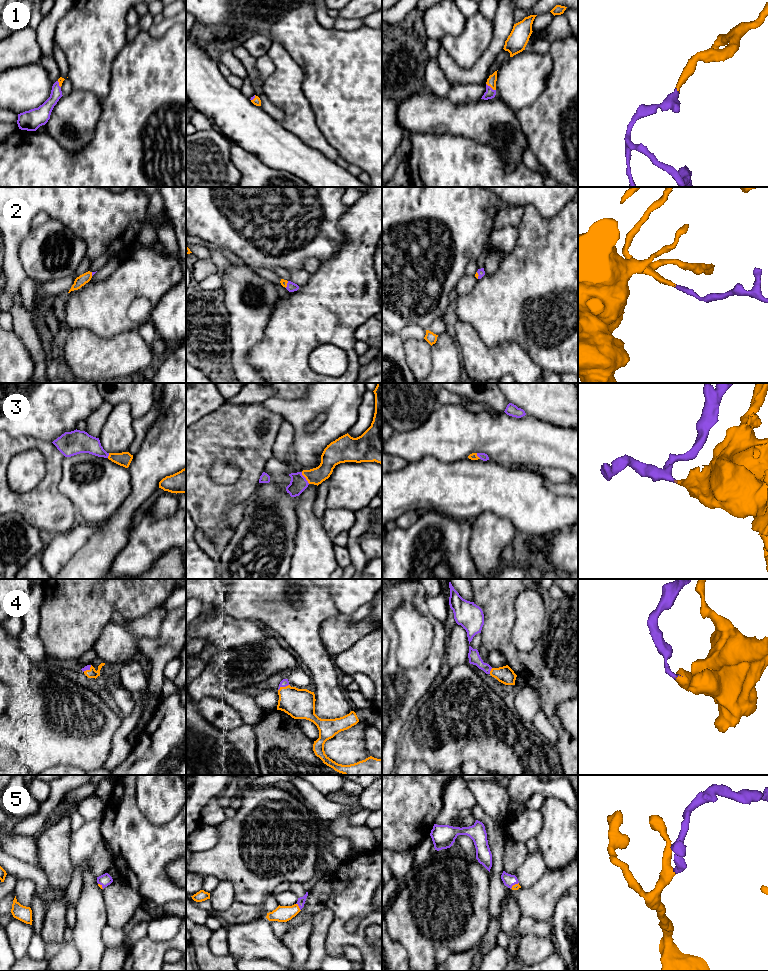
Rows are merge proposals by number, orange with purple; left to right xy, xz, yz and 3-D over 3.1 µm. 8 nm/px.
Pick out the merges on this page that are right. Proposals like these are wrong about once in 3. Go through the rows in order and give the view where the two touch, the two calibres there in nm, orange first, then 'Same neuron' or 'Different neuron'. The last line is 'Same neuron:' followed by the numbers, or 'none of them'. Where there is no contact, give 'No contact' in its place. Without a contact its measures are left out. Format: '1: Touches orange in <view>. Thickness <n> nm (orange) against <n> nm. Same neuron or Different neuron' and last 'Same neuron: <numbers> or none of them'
1: Touches orange in yz. Thickness 80 nm (orange) against 80 nm. Same neuron
2: Touches orange in xz. Thickness 50 nm (orange) against 80 nm. Same neuron
3: Touches orange in xz. Thickness 140 nm (orange) against 140 nm. Same neuron
4: Touches orange in xz. Thickness 240 nm (orange) against 60 nm. Same neuron
5: Touches orange in xz. Thickness 130 nm (orange) against 60 nm. Same neuron
Same neuron: 1, 2, 3, 4, 5

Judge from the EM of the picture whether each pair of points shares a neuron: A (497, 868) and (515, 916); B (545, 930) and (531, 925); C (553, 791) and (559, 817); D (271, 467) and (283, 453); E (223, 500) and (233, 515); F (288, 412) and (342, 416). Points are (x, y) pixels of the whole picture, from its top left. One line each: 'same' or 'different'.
A: different
B: same
C: different
D: different
E: different
F: same

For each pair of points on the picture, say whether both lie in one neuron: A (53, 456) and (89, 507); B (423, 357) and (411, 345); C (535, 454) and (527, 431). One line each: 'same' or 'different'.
A: different
B: same
C: same

